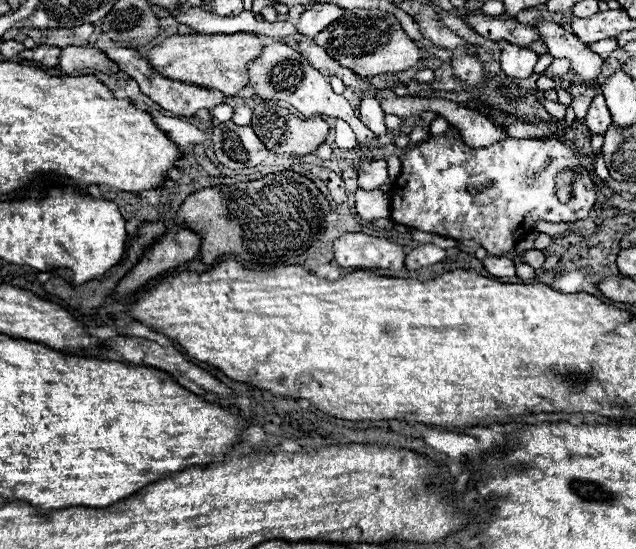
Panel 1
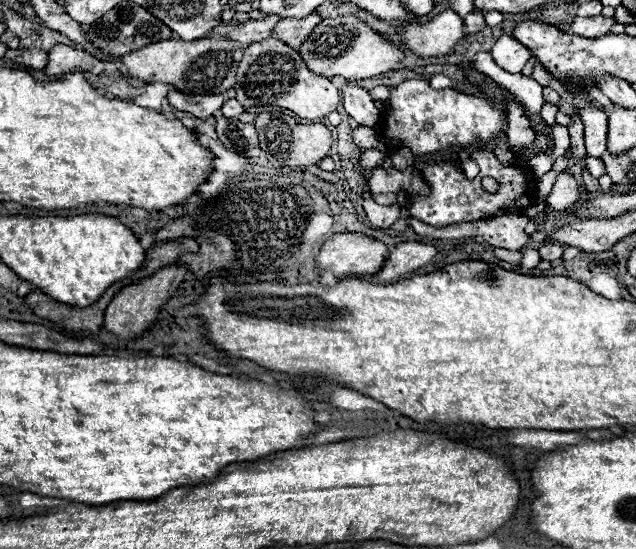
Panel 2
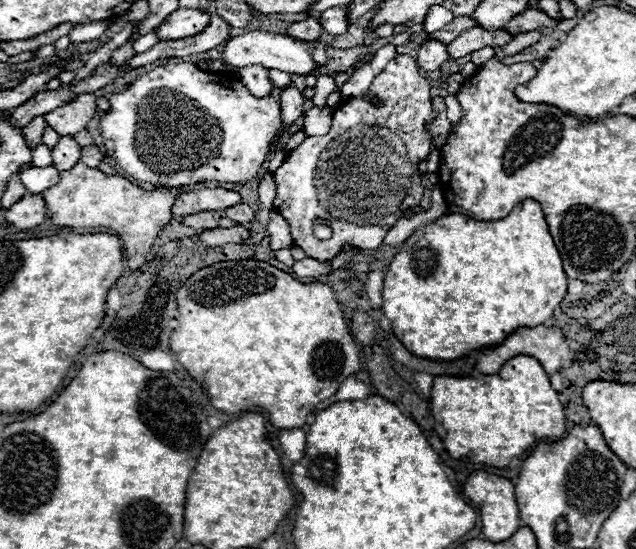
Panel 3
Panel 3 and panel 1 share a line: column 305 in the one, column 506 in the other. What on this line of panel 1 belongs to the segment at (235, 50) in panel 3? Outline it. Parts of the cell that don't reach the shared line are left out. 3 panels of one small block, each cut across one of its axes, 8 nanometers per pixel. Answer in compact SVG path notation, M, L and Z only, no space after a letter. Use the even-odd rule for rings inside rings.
M506 44L500 54L500 66L508 78L530 78L538 54L528 48L516 48Z

